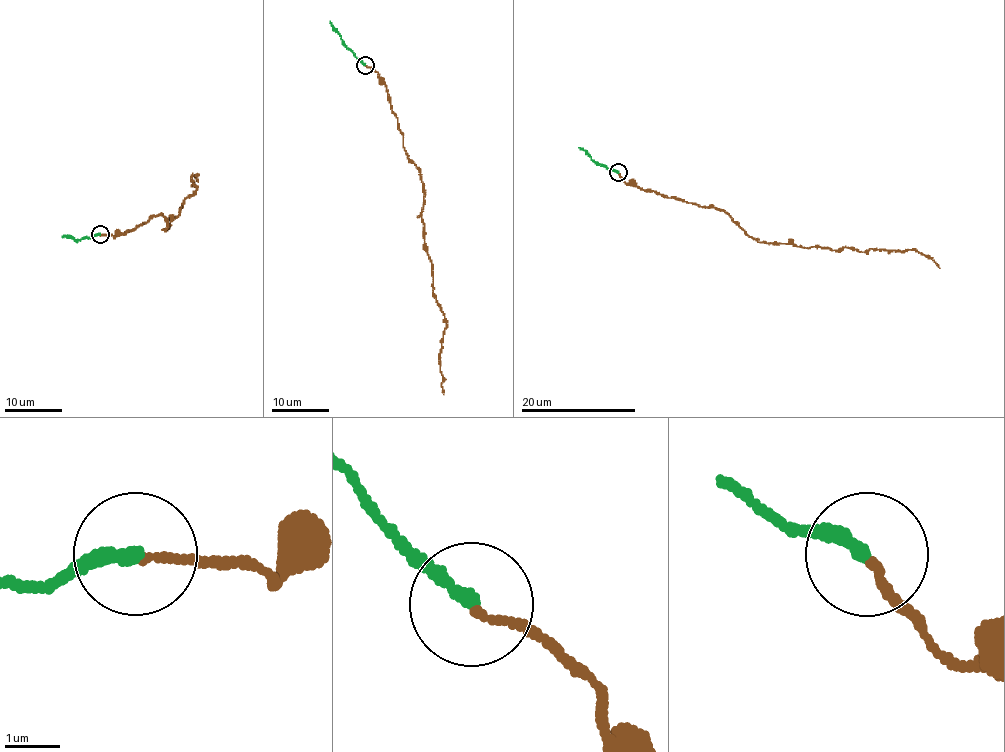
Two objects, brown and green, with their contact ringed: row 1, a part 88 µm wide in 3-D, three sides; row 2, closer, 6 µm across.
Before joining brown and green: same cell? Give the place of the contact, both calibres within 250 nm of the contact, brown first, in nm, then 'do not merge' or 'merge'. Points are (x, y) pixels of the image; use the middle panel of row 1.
at (365, 65); 140 nm thick on the brown side, 280 nm on the other; do not merge

